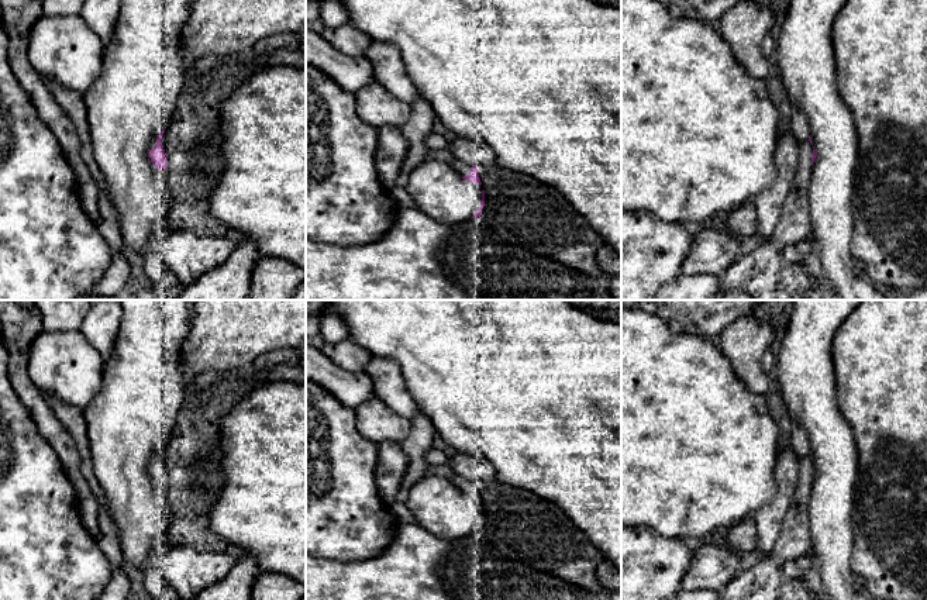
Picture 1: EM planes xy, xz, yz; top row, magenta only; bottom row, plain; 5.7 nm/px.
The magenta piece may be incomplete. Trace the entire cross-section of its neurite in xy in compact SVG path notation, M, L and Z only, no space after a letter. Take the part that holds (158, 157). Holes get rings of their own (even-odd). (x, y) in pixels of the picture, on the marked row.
M121 0L118 18L103 51L103 66L83 94L94 161L118 214L124 248L147 255L169 234L170 192L161 176L168 166L162 145L189 66L182 32L192 0Z

